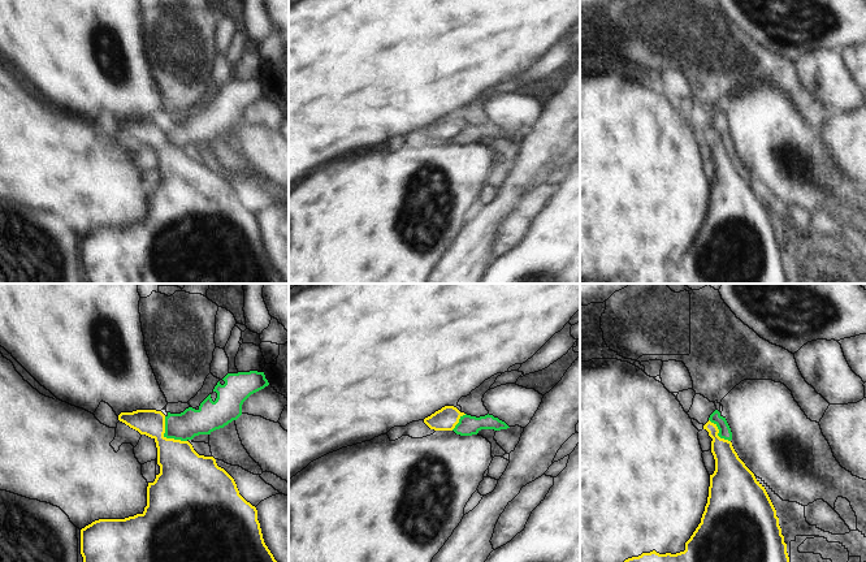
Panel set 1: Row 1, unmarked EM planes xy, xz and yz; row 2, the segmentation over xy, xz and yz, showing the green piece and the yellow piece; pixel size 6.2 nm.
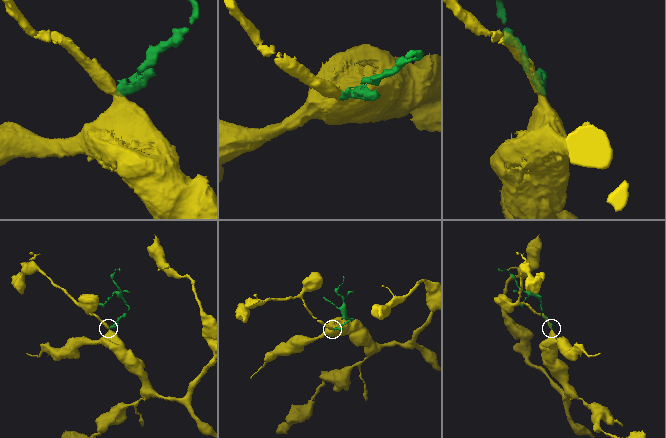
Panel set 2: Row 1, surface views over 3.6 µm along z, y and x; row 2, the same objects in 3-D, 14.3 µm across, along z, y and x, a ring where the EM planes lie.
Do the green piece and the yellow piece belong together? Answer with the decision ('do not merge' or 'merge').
do not merge

